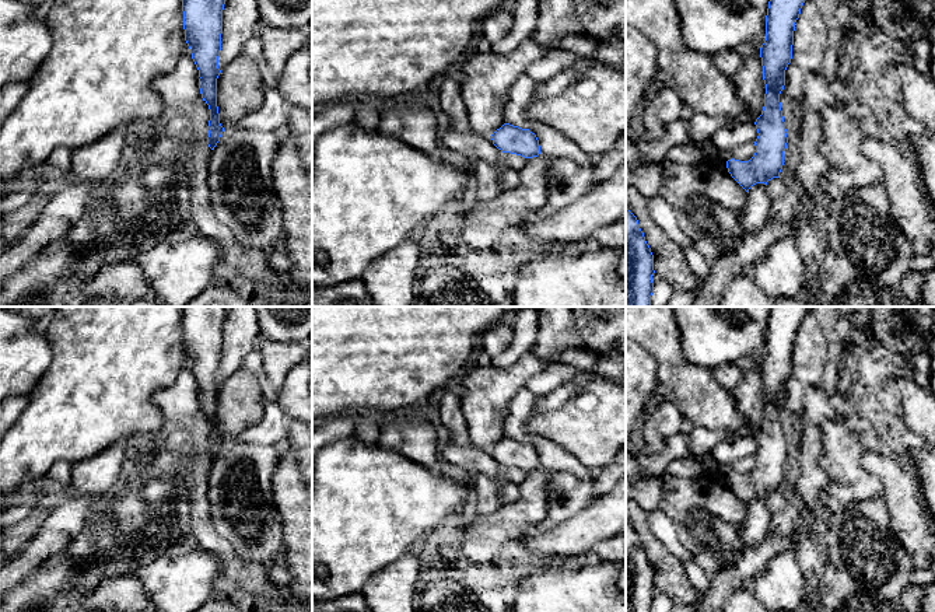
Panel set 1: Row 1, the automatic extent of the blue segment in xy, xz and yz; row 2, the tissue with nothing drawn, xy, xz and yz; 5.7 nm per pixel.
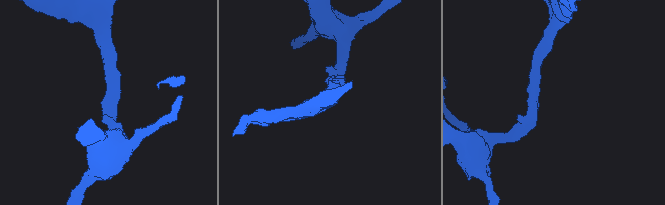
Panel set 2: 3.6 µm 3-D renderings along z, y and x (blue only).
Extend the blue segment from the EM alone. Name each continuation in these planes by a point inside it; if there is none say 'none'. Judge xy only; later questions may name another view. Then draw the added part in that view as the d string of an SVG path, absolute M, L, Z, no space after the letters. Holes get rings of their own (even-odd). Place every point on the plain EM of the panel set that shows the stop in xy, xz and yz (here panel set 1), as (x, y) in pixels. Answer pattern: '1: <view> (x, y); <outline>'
none

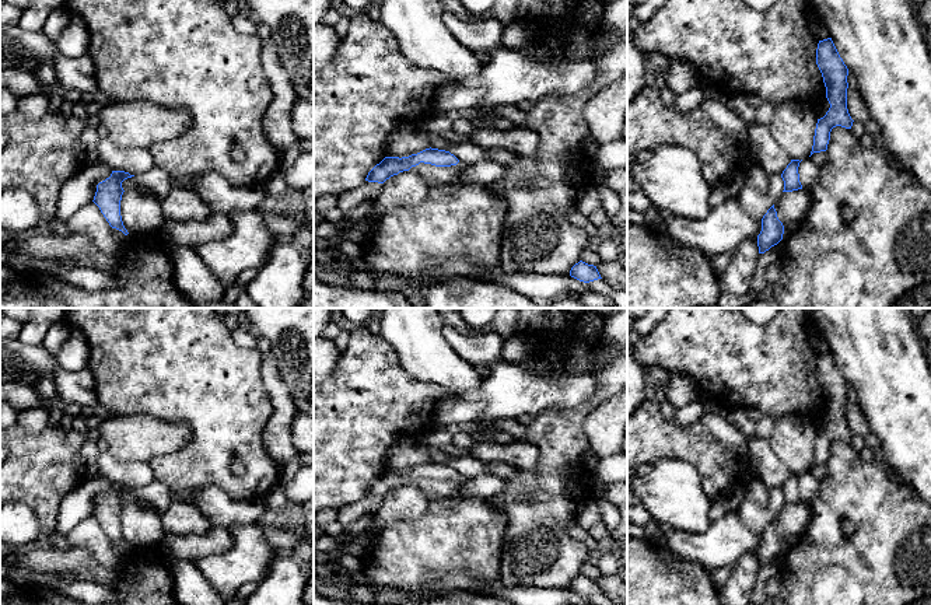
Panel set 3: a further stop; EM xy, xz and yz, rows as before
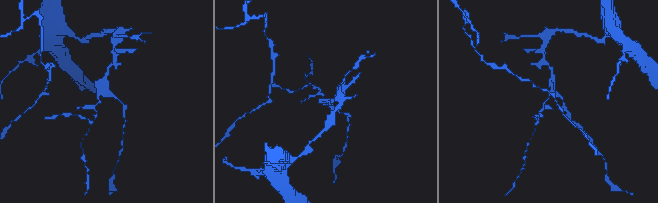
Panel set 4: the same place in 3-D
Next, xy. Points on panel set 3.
none

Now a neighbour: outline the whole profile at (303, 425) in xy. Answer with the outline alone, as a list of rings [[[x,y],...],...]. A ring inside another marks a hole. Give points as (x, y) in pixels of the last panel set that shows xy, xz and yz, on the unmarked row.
[[[297,412],[291,422],[293,444],[300,454],[314,454],[314,417]]]

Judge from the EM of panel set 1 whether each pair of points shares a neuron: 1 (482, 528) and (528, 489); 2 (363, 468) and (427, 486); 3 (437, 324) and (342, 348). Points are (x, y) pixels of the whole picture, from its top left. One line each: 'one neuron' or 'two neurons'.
1: one neuron
2: one neuron
3: one neuron

